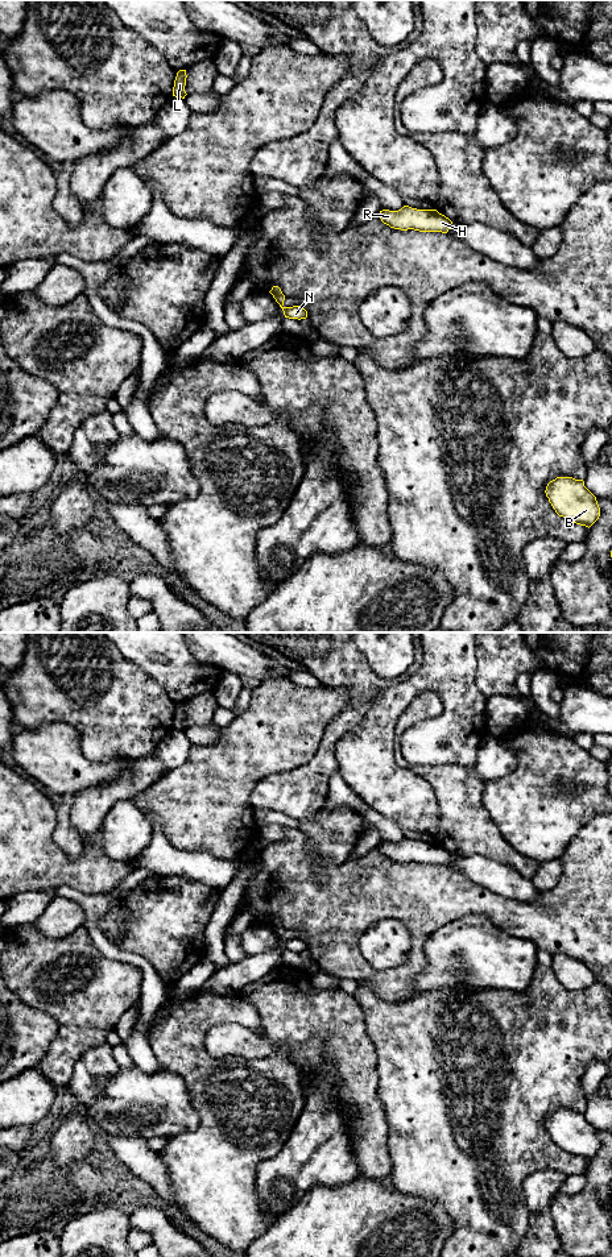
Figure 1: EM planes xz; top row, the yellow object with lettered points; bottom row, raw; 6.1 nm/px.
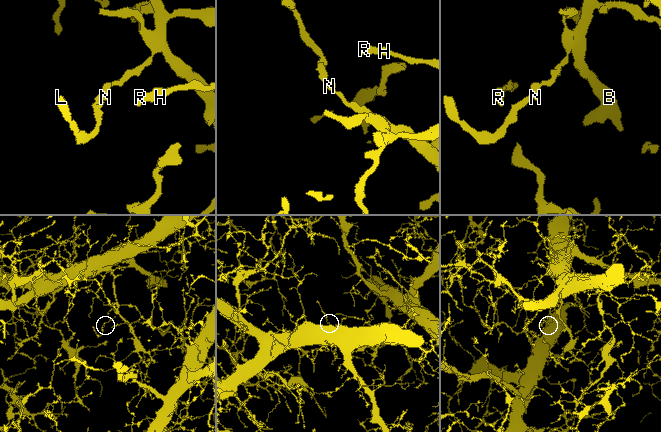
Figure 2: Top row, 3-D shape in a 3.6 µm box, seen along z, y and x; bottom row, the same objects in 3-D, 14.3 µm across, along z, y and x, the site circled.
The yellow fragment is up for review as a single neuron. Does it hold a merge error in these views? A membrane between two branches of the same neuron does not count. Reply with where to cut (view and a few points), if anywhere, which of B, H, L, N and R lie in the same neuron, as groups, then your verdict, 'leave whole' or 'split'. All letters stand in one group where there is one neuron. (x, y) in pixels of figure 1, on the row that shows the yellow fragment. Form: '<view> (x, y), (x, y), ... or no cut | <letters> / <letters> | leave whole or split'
no cut | B H L N R | leave whole

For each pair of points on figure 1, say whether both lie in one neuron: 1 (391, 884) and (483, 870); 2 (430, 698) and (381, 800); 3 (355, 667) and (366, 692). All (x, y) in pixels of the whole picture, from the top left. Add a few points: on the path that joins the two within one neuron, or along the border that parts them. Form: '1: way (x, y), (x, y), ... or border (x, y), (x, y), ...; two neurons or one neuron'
1: border (447, 865), (489, 890); two neurons
2: border (393, 734), (393, 759), (425, 780); two neurons
3: way (355, 673), (363, 685); one neuron

